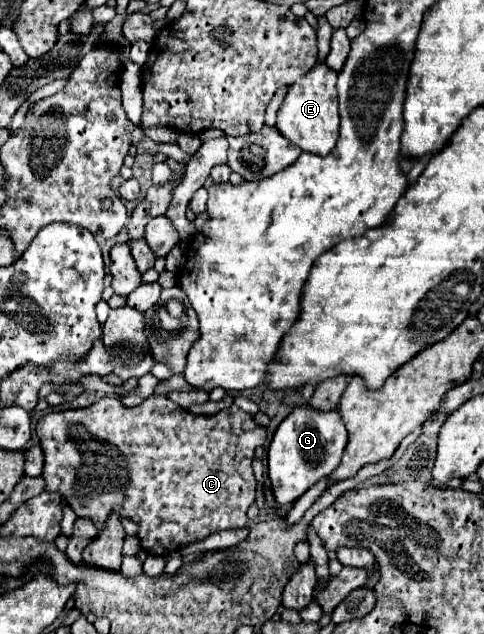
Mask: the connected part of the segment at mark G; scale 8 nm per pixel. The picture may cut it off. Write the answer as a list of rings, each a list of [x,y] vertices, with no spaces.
[[[300,405],[296,407],[276,429],[270,449],[268,449],[268,477],[272,481],[272,491],[278,501],[278,505],[288,505],[294,503],[304,491],[308,491],[320,477],[330,475],[338,465],[344,455],[344,447],[348,445],[348,431],[344,427],[344,421],[340,419],[340,411],[320,411],[310,405]]]

